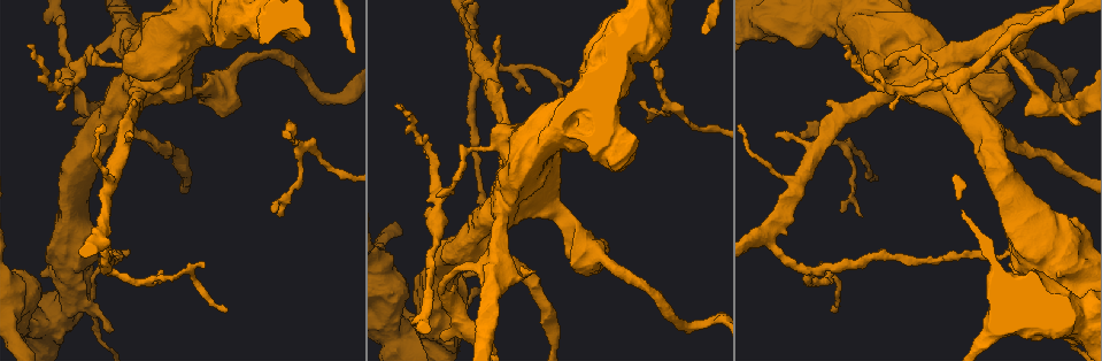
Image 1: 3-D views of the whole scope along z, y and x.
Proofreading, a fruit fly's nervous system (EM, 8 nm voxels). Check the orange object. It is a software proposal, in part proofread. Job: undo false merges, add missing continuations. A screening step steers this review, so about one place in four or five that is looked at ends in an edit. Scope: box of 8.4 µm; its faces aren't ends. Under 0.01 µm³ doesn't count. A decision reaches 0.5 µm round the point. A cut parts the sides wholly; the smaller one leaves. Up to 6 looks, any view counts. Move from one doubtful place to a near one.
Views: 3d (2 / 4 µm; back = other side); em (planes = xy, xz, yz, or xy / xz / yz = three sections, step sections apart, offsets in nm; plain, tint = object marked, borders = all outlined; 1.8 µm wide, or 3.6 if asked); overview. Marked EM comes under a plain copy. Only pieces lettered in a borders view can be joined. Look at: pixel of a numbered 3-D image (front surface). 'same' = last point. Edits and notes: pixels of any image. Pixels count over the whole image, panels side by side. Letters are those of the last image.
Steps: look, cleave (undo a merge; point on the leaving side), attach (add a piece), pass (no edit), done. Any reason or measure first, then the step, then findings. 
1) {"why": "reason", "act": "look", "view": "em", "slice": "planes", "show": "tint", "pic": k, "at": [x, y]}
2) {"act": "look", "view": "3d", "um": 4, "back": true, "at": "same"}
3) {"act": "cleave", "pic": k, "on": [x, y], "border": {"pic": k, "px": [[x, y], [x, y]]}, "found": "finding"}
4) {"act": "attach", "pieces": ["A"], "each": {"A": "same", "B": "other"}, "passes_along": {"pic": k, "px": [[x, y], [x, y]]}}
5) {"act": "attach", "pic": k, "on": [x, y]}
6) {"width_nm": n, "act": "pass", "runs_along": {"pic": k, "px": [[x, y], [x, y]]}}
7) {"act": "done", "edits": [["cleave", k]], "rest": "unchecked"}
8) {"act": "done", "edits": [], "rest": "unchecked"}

{"why": "sudden change in width", "act": "look", "view": "3d", "um": 4, "pic": 1, "at": [89, 300]}

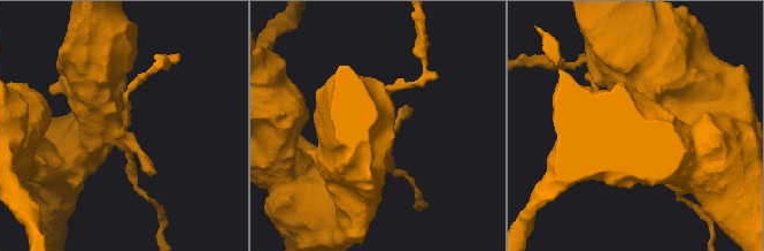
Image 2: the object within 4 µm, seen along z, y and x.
{"act": "look", "view": "em", "slice": "planes", "show": "tint", "pic": 2, "at": [124, 123]}

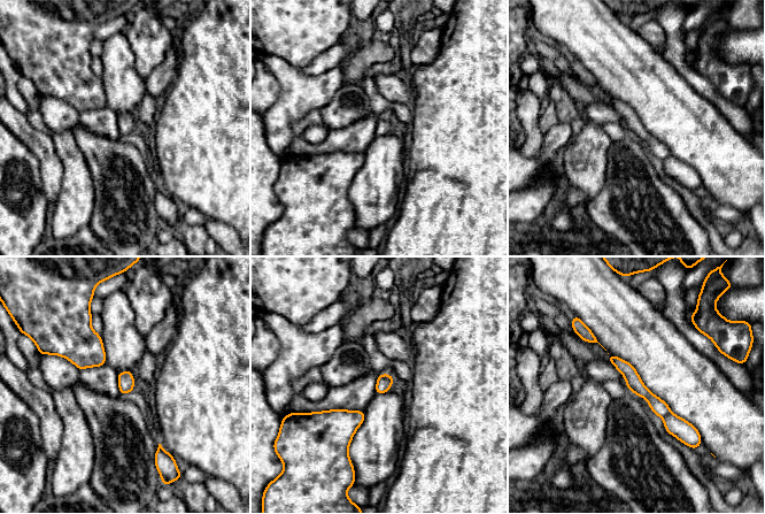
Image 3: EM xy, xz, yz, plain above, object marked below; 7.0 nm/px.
{"why": "what lies round it", "act": "look", "view": "em", "slice": "planes", "show": "borders", "at": "same"}

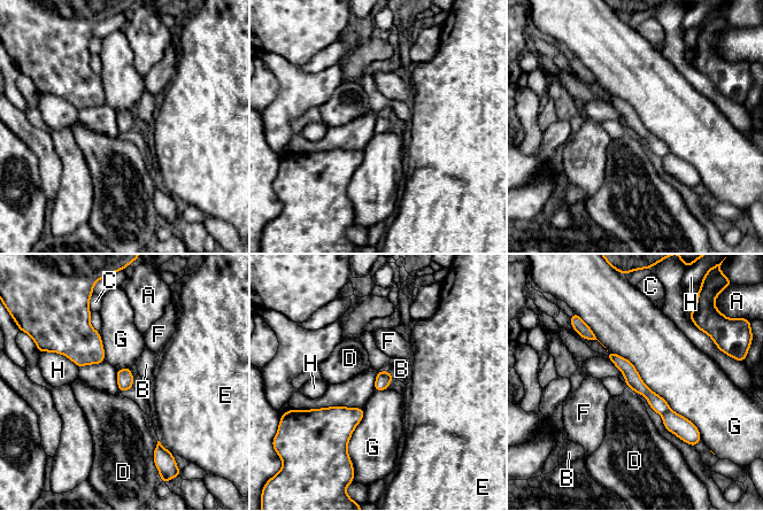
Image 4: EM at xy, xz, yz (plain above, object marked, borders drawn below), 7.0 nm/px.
{"longest_contact_nm": ["G", 850], "act": "cleave", "pic": 4, "on": [659, 404], "each": {"A": "other", "B": "other", "C": "other", "D": "other", "E": "other", "F": "other", "G": "other", "H": "other"}, "part_leaving": {"pic": 4, "px": [[610, 355], [661, 407], [665, 408]]}, "found": "a second cell is stuck on"}

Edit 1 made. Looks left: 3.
{"act": "look", "view": "em", "slice": "planes", "show": "borders", "pic": 1, "at": [937, 84]}

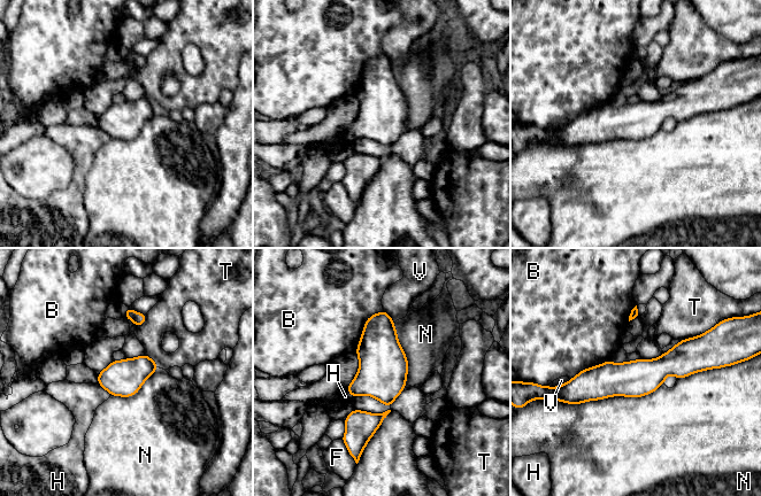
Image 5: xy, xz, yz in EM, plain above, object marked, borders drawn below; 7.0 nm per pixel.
{"width_nm": 260, "act": "pass", "each": {"B": "other", "F": "other", "H": "other", "N": "other", "T": "other", "V": "other"}, "found": "continuous, no second cell"}

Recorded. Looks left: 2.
{"act": "done", "edits": [["cleave", 4]], "rest": "unchecked"}

